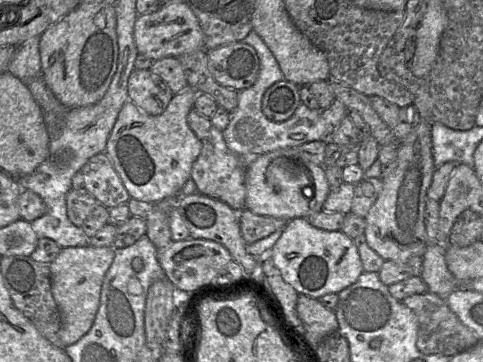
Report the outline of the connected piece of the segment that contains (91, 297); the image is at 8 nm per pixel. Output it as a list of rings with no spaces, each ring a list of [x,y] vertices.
[[[91,245],[62,248],[49,264],[52,295],[61,320],[59,337],[64,346],[76,343],[90,330],[99,307],[102,282],[113,262],[115,250]]]

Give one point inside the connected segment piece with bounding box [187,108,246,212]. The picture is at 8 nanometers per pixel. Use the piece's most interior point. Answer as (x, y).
(217, 172)

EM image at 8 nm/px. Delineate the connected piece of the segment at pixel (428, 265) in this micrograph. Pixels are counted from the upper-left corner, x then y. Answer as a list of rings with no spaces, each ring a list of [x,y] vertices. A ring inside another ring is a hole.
[[[447,243],[430,244],[423,255],[420,277],[428,286],[428,292],[443,299],[456,288],[457,281],[449,271],[446,260]]]

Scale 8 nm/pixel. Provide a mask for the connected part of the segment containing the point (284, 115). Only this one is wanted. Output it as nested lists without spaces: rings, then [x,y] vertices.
[[[281,80],[270,86],[262,97],[262,112],[273,122],[284,122],[292,117],[301,104],[297,84]]]

